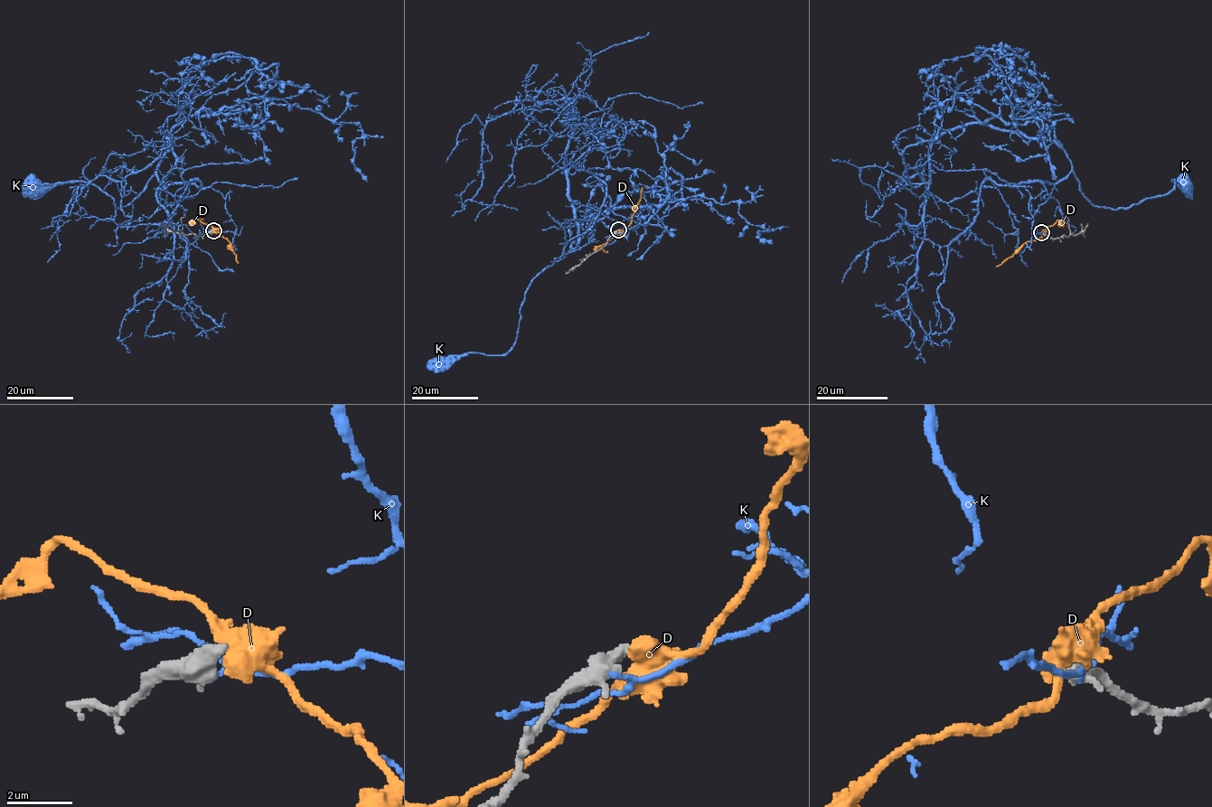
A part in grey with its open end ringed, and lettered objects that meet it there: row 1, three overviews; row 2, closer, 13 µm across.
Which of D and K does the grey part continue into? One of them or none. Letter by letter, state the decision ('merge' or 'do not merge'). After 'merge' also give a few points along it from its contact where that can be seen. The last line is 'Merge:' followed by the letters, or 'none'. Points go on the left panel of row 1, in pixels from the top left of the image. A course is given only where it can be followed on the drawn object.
D: do not merge
K: do not merge
Merge: none

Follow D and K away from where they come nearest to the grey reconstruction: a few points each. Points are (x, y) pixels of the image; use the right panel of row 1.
D: (1041, 232), (1042, 236), (1025, 243), (996, 267)
K: (1044, 235), (1018, 184), (1073, 172), (1080, 191), (1110, 209), (1187, 184)

